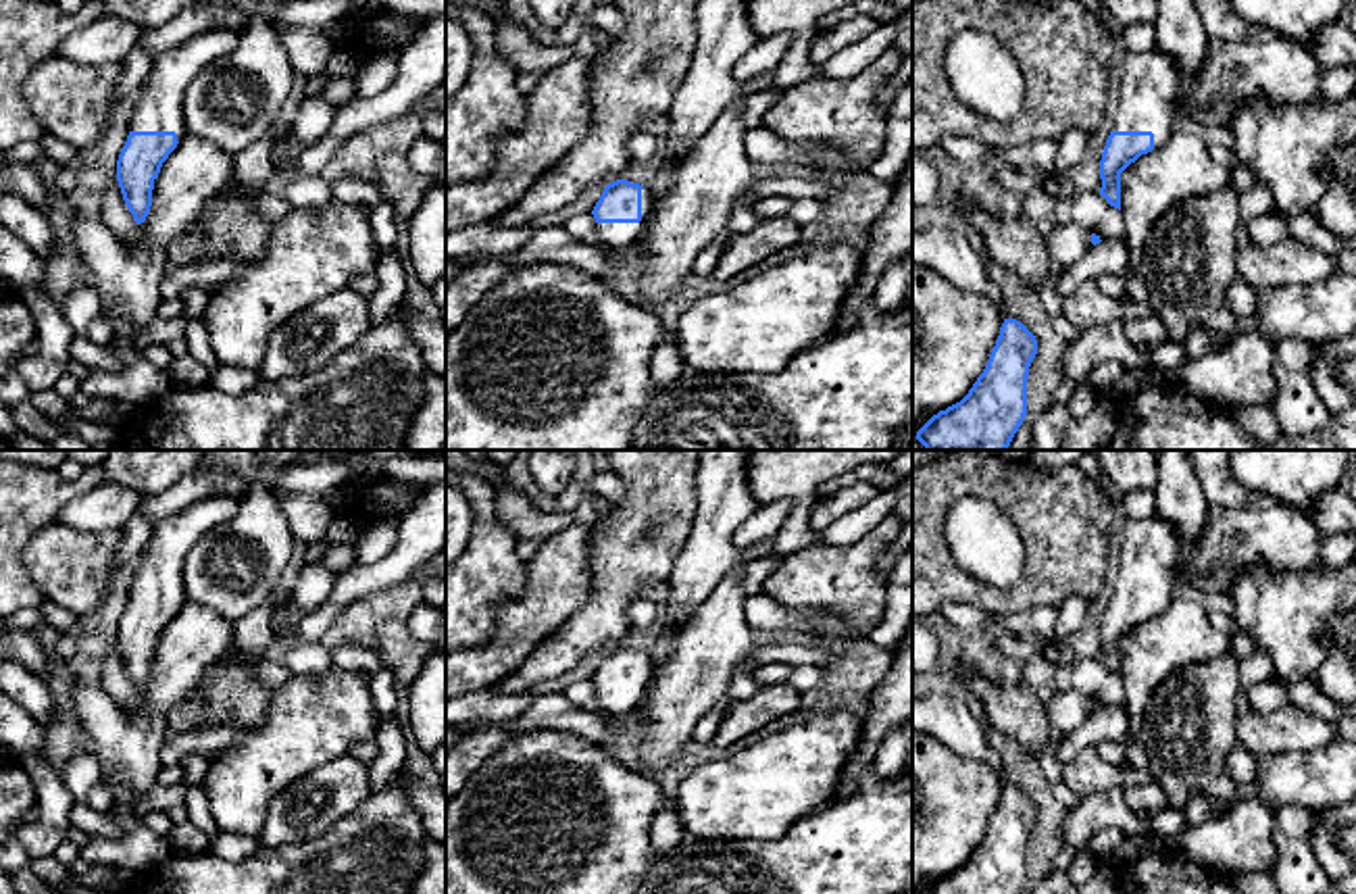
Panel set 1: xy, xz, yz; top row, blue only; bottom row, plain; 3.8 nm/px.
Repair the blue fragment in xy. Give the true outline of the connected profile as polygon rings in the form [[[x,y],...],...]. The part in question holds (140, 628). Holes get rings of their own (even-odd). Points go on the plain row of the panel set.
[[[212,494],[158,521],[133,571],[131,598],[117,627],[117,648],[123,667],[140,692],[152,673],[154,646],[162,629],[187,600],[183,561],[208,529],[227,523],[240,502]]]

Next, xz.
[[[627,646],[608,650],[592,677],[600,709],[610,719],[631,713],[644,702],[652,677],[654,661],[650,654]]]

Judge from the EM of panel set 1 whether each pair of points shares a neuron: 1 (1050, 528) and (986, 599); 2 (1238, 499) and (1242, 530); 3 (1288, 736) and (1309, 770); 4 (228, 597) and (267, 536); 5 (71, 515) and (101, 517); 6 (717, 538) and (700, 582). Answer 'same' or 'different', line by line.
1: same
2: different
3: different
4: same
5: same
6: same

